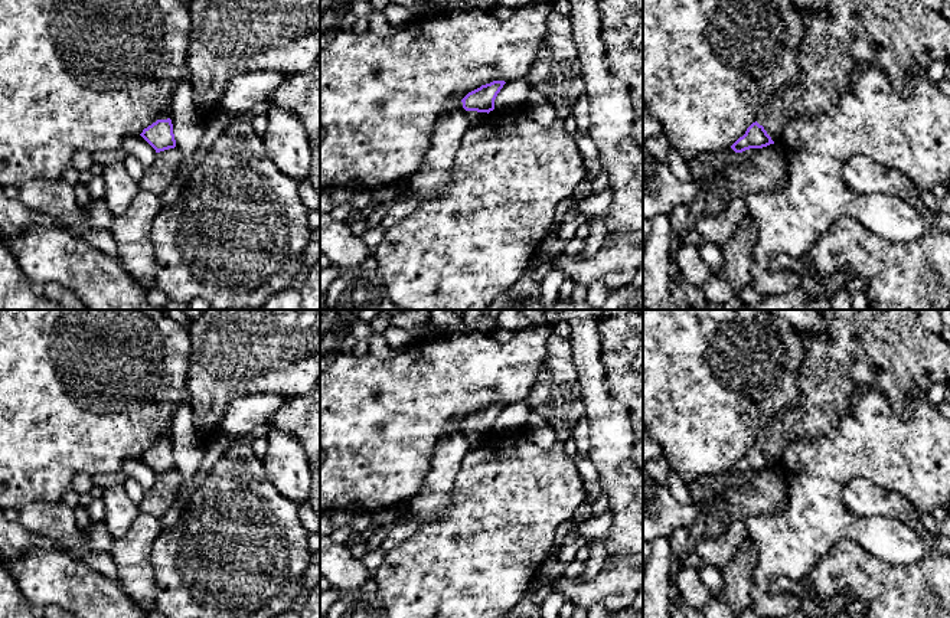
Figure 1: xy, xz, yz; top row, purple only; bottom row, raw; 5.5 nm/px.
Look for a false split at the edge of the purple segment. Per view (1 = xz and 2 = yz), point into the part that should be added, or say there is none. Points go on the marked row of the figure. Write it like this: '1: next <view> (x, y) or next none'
1: next xz (474, 118)
2: next yz (891, 35)

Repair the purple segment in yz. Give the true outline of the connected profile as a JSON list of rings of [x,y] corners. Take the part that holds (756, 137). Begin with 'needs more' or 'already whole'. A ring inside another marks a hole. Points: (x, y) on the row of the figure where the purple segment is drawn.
needs more | [[[826,0],[822,10],[802,9],[806,19],[804,40],[799,48],[800,81],[776,92],[755,121],[731,148],[742,153],[763,148],[781,137],[790,118],[819,115],[838,102],[849,76],[861,65],[882,71],[898,91],[911,95],[913,84],[905,79],[911,66],[928,69],[936,61],[950,63],[950,19],[928,9],[923,0]]]

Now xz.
needs more | [[[493,81],[469,92],[461,99],[470,127],[476,127],[487,121],[489,112],[494,109],[494,99],[505,84],[505,81]]]

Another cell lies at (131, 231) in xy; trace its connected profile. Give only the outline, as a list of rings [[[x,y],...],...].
[[[140,190],[127,210],[117,215],[111,235],[117,242],[120,264],[143,288],[154,288],[153,220],[164,207],[163,199]]]

